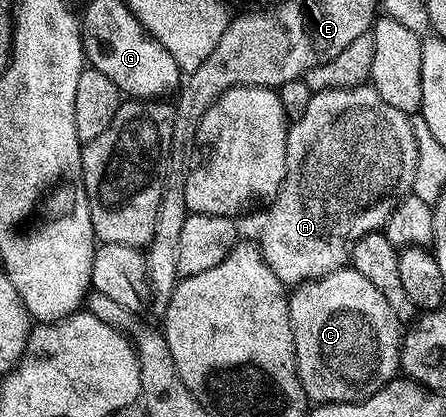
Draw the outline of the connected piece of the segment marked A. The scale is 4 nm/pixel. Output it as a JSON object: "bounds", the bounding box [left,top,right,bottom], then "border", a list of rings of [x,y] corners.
{"bounds":[257,85,417,287],"border":[[[358,85],[356,89],[330,89],[324,93],[312,93],[309,99],[309,108],[305,116],[296,121],[290,122],[287,131],[287,146],[285,147],[285,179],[279,188],[279,196],[270,202],[271,214],[263,225],[263,234],[257,237],[259,250],[263,253],[263,259],[267,266],[281,279],[284,286],[298,287],[304,281],[314,281],[316,277],[324,277],[333,271],[344,268],[351,260],[351,248],[361,235],[378,233],[386,225],[393,207],[402,197],[408,196],[413,187],[413,171],[417,171],[417,139],[413,135],[411,118],[406,113],[397,111],[397,107],[389,107],[381,95],[373,87]]]}

